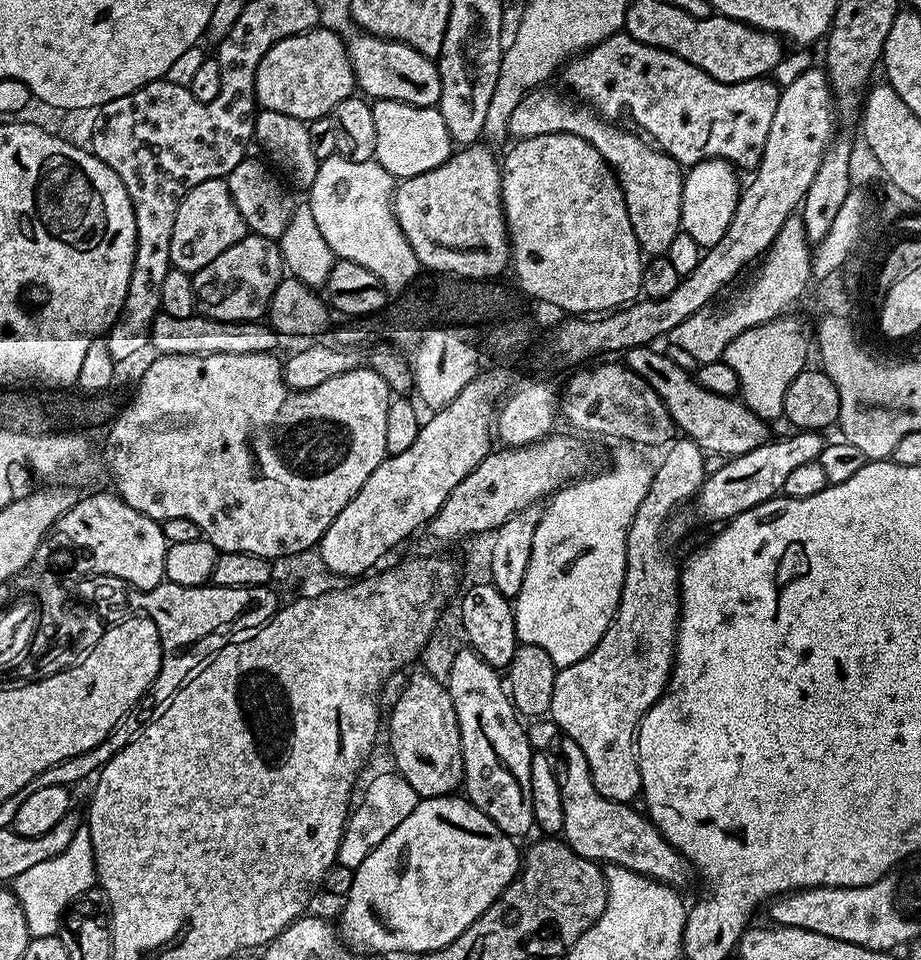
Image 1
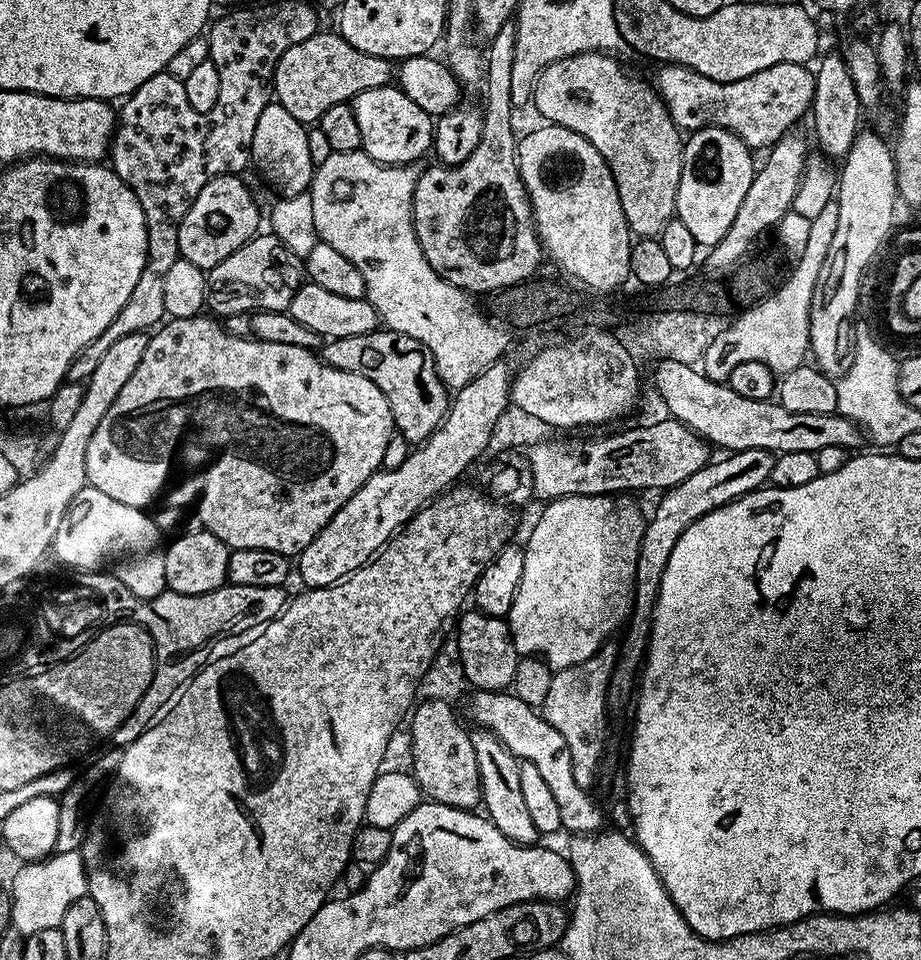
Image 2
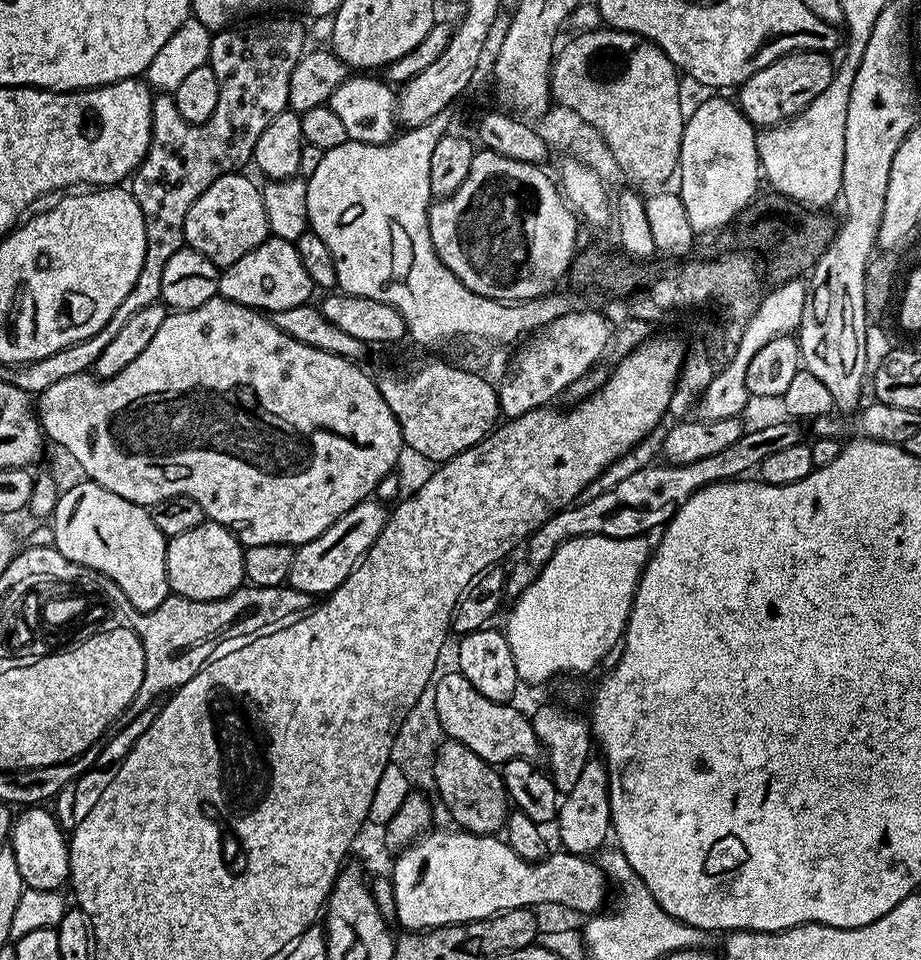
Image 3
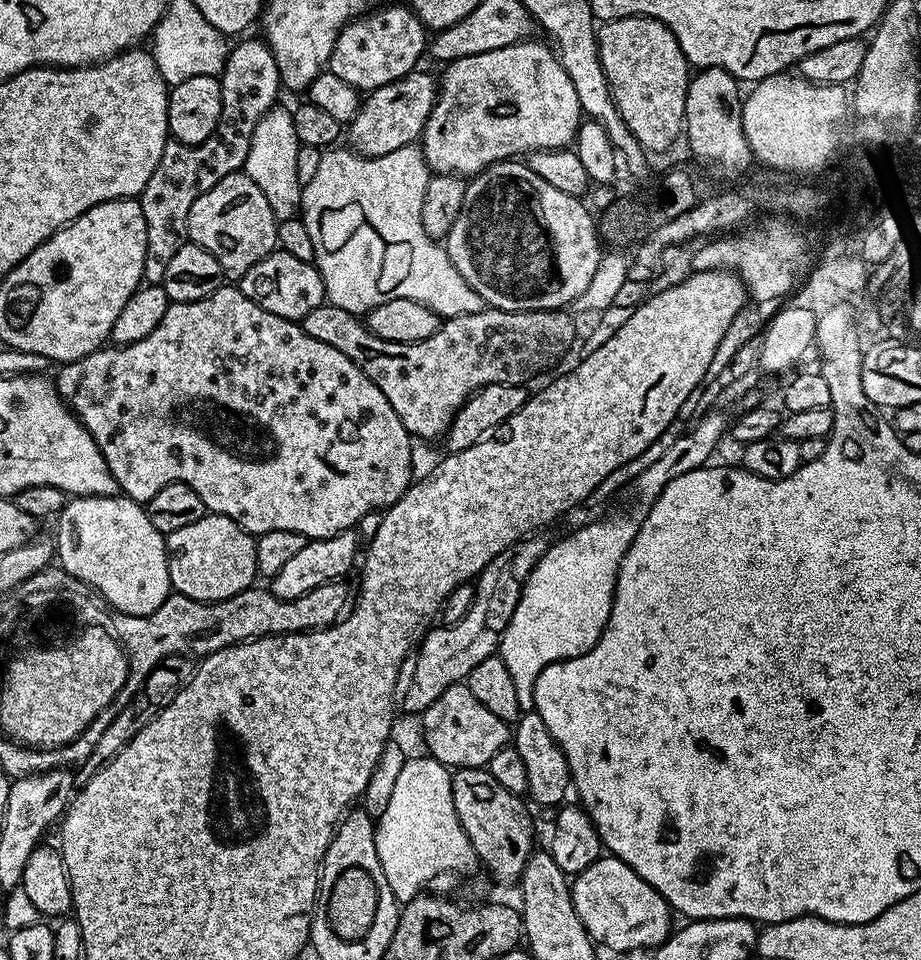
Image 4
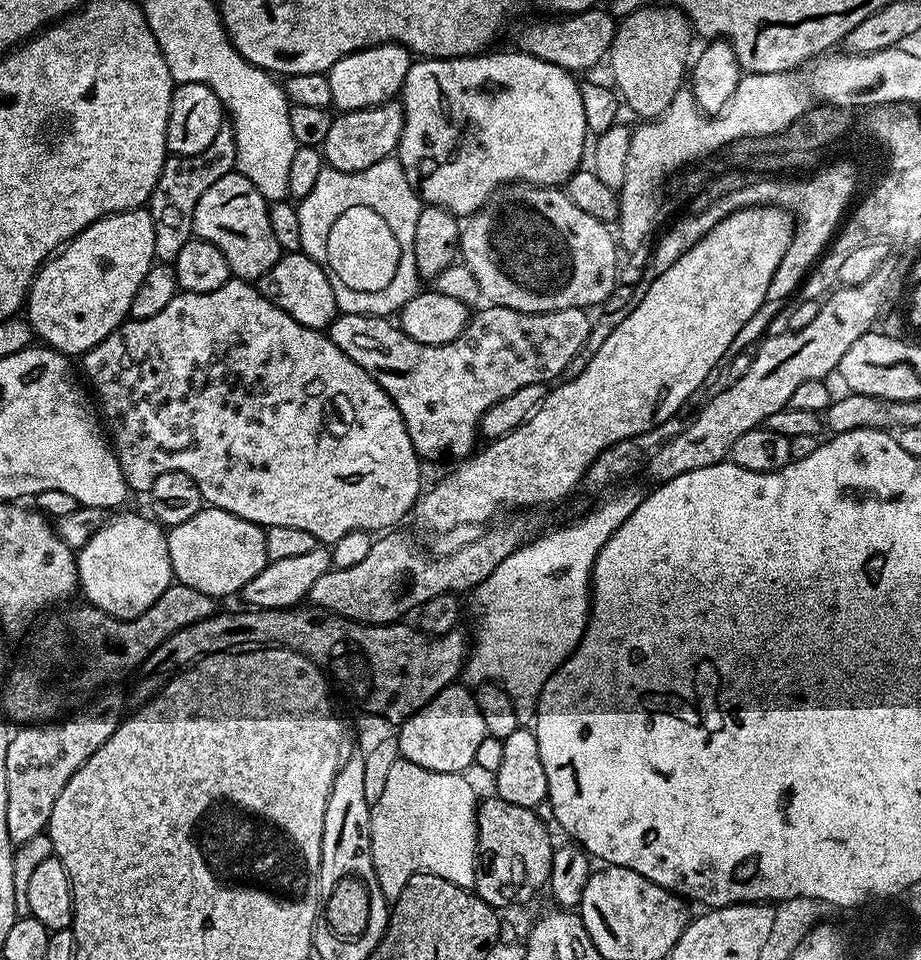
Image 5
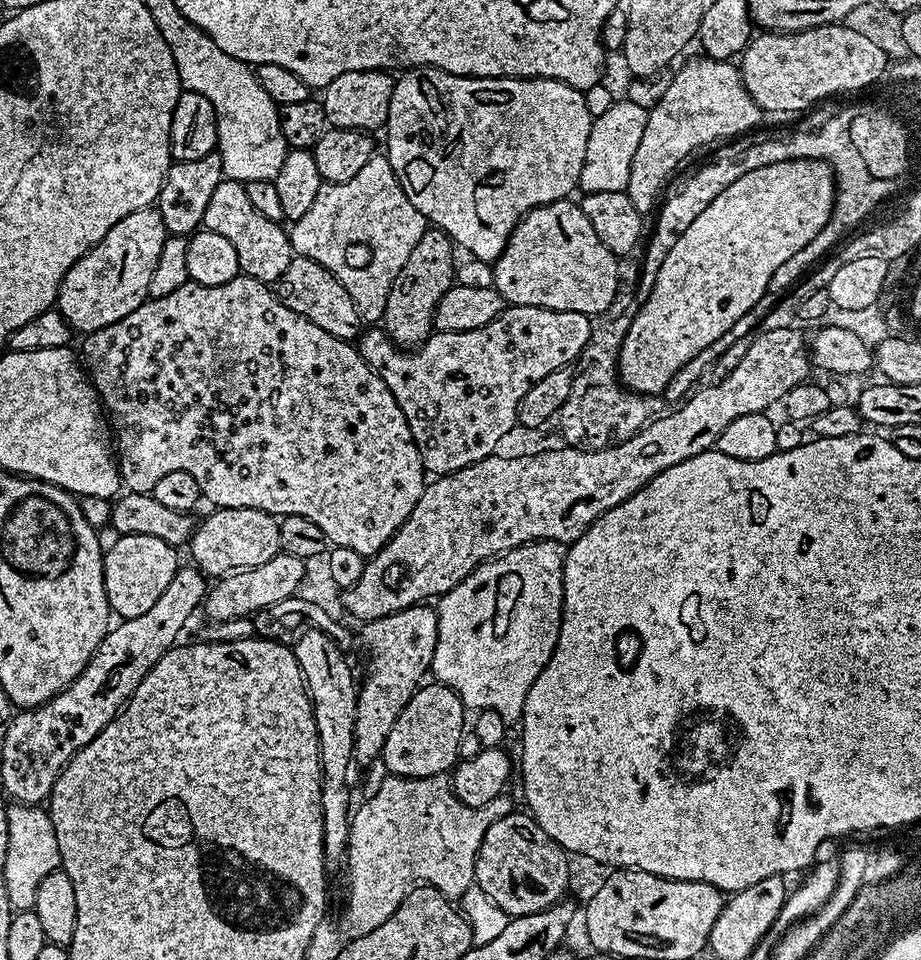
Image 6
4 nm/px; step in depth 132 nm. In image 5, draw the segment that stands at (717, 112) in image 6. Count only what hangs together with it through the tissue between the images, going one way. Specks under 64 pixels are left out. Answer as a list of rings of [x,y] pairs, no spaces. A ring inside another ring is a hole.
[[[750,72],[741,75],[730,102],[726,102],[724,111],[719,114],[704,112],[696,104],[691,91],[681,90],[678,94],[674,94],[674,102],[670,102],[670,106],[666,106],[666,110],[662,110],[660,116],[656,116],[652,120],[644,120],[637,123],[640,125],[635,125],[632,128],[630,150],[626,154],[626,182],[618,189],[620,214],[614,221],[614,235],[619,247],[625,253],[629,254],[641,248],[645,243],[644,239],[651,234],[652,227],[656,224],[656,215],[660,212],[660,187],[667,182],[668,176],[695,165],[713,152],[718,151],[719,148],[734,142],[735,139],[743,136],[778,134],[780,131],[786,130],[810,107],[809,93],[806,88],[806,93],[804,93],[803,86],[794,77],[795,75],[786,72],[775,72],[774,74]]]

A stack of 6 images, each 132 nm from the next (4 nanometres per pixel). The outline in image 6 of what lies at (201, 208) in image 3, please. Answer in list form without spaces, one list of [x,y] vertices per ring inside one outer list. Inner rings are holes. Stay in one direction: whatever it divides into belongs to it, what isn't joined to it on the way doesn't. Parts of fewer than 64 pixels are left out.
[[[221,180],[218,190],[214,190],[206,206],[203,227],[214,234],[222,234],[222,238],[227,238],[234,245],[243,275],[252,276],[255,280],[272,286],[282,278],[282,274],[286,274],[286,266],[290,266],[294,255],[289,233],[285,229],[283,232],[277,221],[262,218],[262,214],[254,210],[244,185],[239,180]]]

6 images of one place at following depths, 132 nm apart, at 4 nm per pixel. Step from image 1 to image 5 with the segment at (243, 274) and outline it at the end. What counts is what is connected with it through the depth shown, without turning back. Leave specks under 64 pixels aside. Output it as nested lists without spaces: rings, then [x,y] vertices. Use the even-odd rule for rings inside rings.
[[[302,250],[284,252],[280,260],[270,266],[265,276],[260,277],[258,287],[271,304],[281,308],[286,314],[290,314],[290,318],[294,318],[294,322],[307,328],[327,329],[338,315],[336,295],[324,267],[310,259]]]

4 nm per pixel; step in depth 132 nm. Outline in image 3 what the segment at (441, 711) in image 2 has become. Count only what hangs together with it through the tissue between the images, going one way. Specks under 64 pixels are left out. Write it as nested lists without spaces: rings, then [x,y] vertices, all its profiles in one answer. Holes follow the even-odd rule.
[[[445,739],[436,752],[436,761],[432,767],[432,784],[440,795],[446,811],[452,815],[453,825],[459,826],[465,832],[476,832],[480,836],[490,836],[499,833],[508,823],[510,801],[508,792],[504,789],[504,777],[493,765],[487,764],[474,750],[462,746],[457,740]]]

